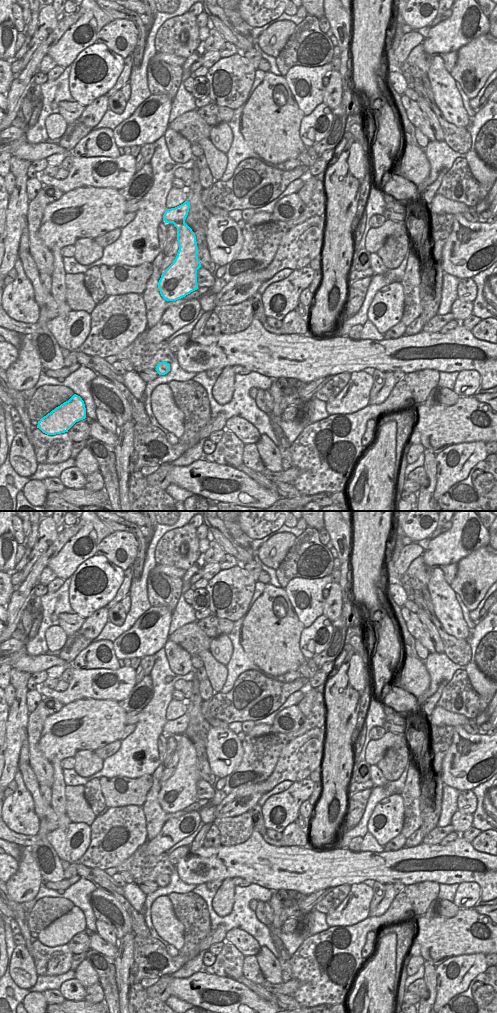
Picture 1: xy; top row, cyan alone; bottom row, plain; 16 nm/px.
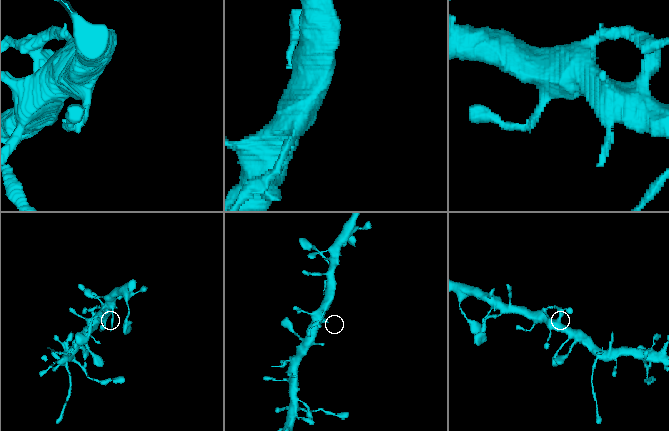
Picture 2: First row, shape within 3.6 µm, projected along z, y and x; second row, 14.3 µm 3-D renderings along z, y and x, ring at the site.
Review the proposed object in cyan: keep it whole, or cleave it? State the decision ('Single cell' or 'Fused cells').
Single cell.

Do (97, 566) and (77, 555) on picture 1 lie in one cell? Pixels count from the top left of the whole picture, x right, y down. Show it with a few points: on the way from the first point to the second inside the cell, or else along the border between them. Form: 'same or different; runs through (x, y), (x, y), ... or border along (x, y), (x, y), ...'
different; border along (95, 554), (84, 560), (71, 577)

